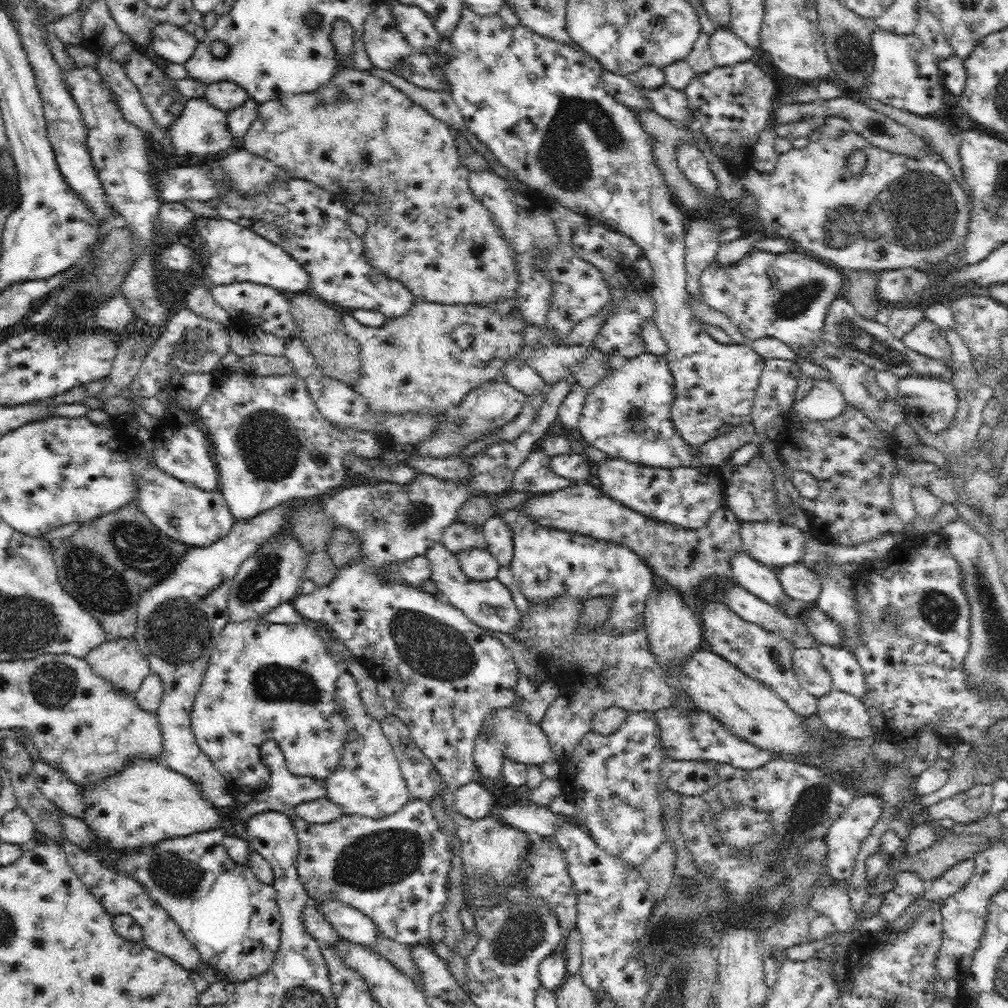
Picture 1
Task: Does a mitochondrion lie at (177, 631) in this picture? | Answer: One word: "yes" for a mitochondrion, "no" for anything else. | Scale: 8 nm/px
yes

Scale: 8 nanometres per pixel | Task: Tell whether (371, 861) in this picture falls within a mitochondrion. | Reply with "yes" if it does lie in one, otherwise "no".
yes

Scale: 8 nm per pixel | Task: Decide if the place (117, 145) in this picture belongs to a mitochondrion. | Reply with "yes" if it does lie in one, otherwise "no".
yes

